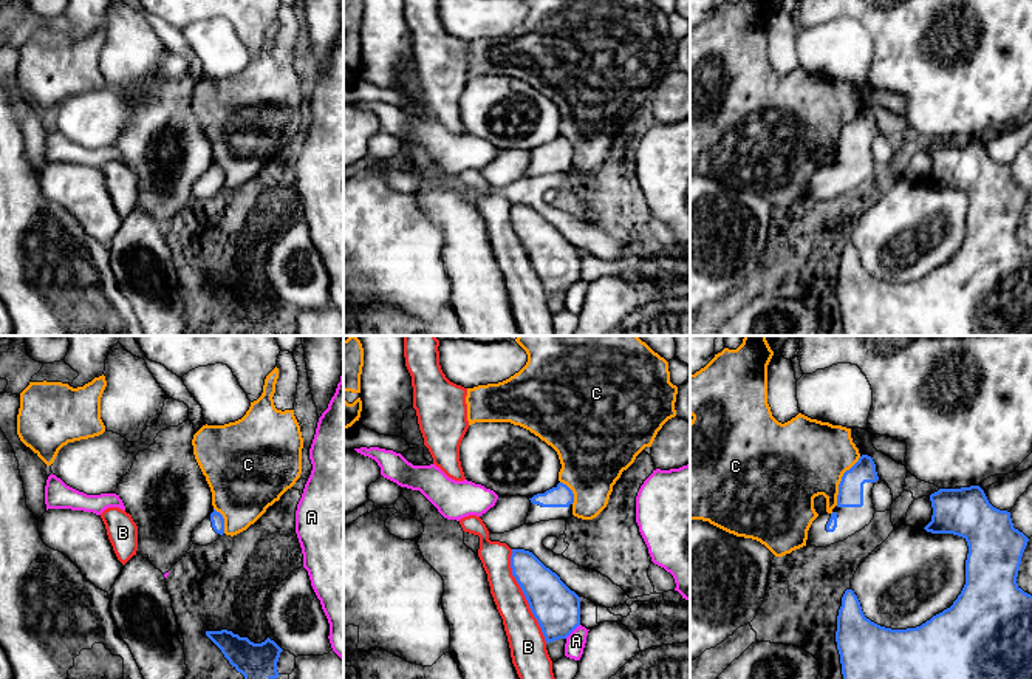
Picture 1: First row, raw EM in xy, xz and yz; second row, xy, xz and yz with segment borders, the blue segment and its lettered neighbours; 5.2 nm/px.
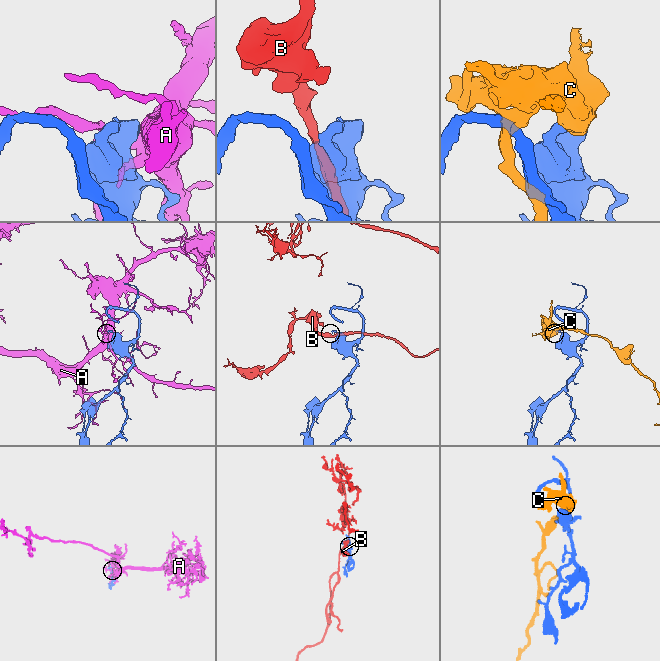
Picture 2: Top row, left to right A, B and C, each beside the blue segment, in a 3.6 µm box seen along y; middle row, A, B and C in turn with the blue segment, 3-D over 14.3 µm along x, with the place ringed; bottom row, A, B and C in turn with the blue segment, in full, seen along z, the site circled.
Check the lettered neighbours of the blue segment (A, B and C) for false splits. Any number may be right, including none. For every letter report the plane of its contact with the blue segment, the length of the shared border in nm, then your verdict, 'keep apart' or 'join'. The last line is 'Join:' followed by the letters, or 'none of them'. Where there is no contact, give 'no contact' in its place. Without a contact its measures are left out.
A: contact in xz; length 110 nm; keep apart
B: contact in xz; length 500 nm; keep apart
C: contact in yz; length 280 nm; keep apart
Join: none of them

